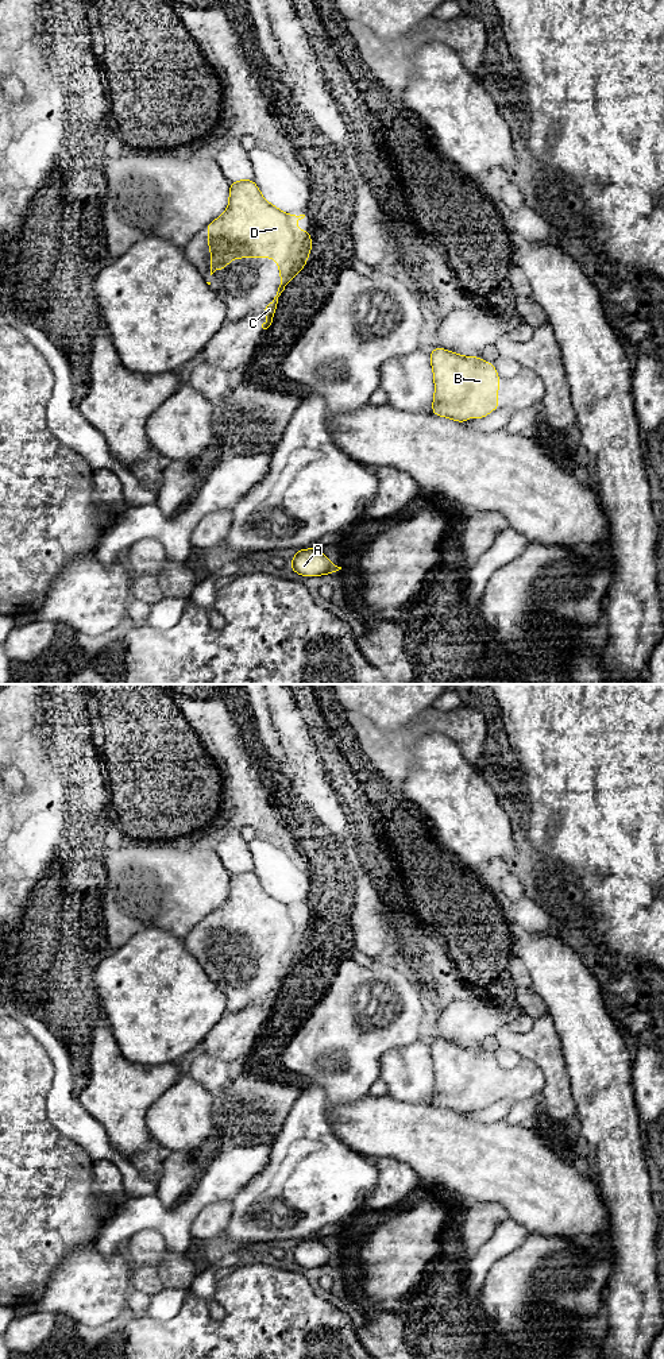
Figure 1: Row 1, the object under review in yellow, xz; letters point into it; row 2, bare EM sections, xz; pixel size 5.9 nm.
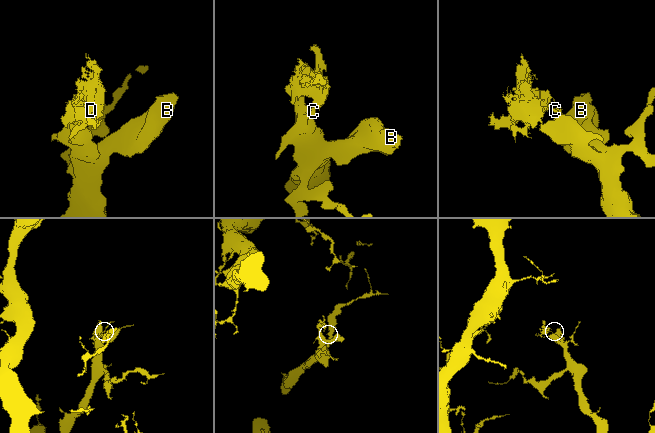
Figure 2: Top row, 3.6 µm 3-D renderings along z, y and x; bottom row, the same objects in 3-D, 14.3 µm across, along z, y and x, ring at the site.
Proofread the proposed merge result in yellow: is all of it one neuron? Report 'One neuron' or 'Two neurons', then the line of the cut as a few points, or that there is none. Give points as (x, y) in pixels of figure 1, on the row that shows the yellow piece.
One neuron. No split

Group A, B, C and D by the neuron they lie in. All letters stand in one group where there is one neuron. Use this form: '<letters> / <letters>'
A B C D

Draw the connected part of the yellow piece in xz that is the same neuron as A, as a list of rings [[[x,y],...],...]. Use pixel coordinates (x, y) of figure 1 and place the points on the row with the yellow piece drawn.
[[[320,548],[301,549],[294,553],[290,570],[301,576],[328,575],[341,570],[333,564]]]

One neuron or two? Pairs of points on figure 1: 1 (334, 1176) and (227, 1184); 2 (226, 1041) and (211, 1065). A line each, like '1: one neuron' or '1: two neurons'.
1: two neurons
2: two neurons

